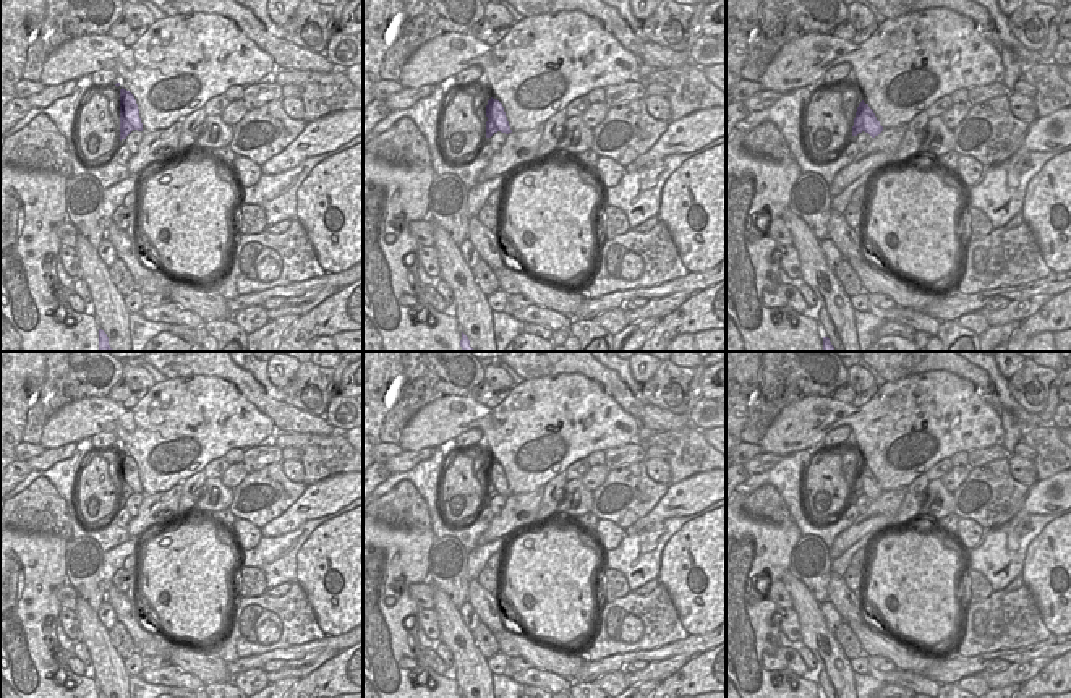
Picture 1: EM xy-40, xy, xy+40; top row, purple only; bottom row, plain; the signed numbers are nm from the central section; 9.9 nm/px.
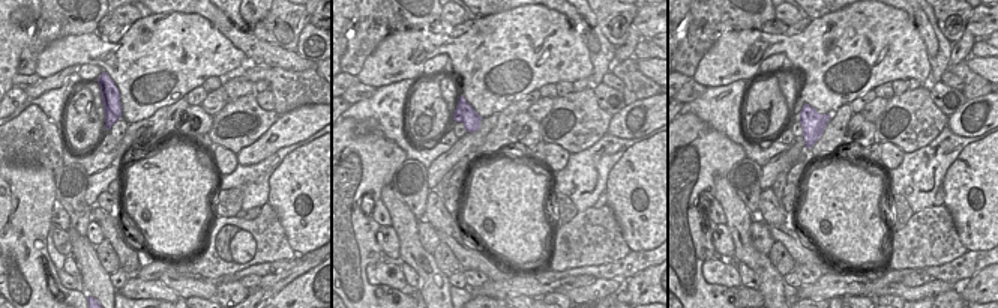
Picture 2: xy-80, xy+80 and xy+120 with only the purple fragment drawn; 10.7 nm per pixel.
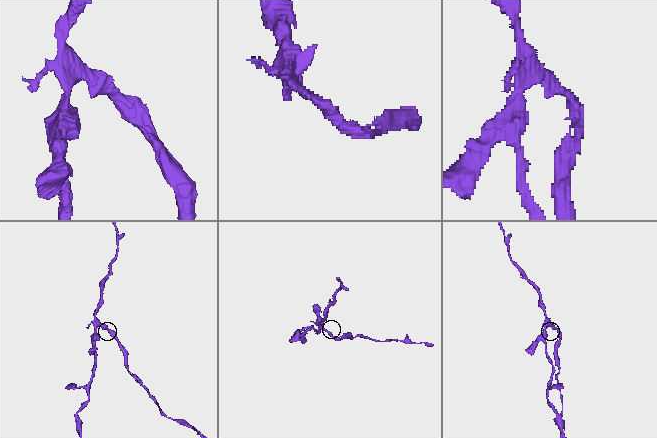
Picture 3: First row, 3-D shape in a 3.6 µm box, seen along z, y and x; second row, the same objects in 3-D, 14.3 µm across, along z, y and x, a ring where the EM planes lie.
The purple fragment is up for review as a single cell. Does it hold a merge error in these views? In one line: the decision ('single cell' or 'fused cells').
fused cells

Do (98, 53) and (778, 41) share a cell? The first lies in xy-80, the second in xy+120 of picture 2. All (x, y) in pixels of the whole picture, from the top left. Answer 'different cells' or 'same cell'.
same cell

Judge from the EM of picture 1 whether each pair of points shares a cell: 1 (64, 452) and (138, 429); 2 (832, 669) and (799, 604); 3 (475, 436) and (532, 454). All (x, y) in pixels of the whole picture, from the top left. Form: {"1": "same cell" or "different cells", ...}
{"1": "different cells", "2": "same cell", "3": "different cells"}

